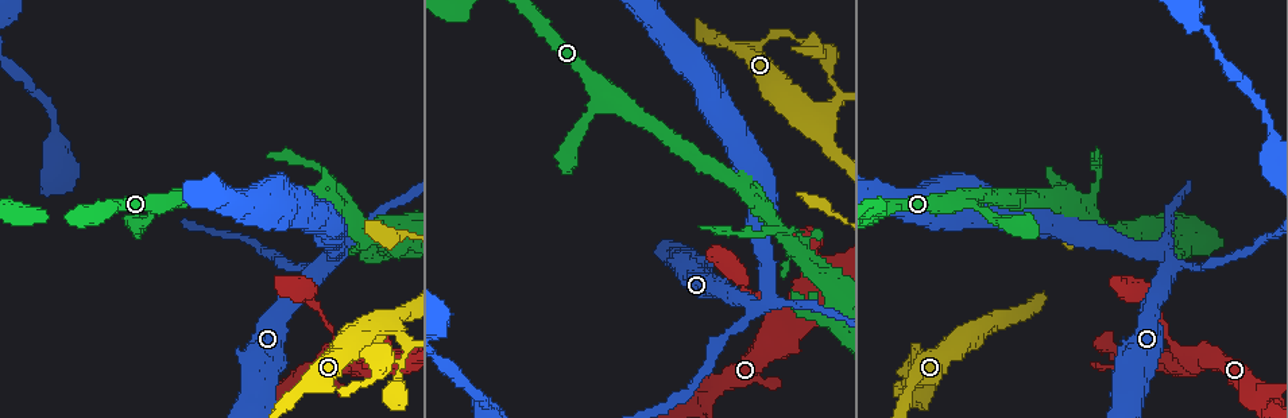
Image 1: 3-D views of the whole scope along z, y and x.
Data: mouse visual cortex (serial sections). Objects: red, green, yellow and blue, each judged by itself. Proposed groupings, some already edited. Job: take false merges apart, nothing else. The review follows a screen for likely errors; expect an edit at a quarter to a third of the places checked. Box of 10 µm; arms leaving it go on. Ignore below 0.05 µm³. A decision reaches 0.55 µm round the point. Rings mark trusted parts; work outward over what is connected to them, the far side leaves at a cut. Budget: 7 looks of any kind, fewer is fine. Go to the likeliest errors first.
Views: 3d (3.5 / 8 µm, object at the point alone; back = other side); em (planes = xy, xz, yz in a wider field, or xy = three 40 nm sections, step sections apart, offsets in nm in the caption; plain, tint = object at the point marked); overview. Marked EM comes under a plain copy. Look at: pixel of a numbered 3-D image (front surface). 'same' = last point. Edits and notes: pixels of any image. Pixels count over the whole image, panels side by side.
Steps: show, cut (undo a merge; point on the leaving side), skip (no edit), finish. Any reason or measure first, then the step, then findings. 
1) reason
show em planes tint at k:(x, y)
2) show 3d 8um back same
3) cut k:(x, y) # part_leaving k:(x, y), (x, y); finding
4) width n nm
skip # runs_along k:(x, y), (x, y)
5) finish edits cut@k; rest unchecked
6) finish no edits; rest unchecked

thin arm on a thick one
show 3d 8um at 1:(1196, 356)

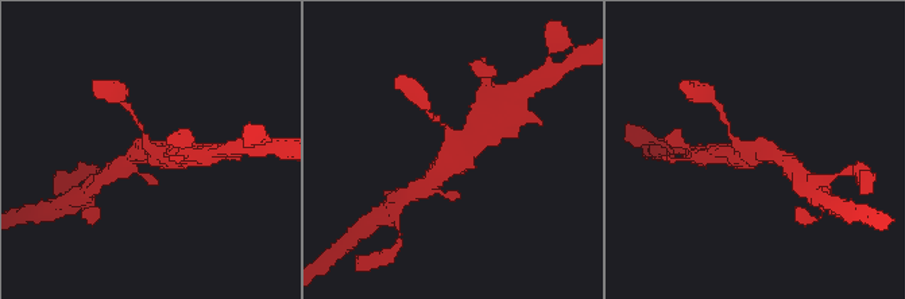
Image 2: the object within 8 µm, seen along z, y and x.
show 3d 3.5um same

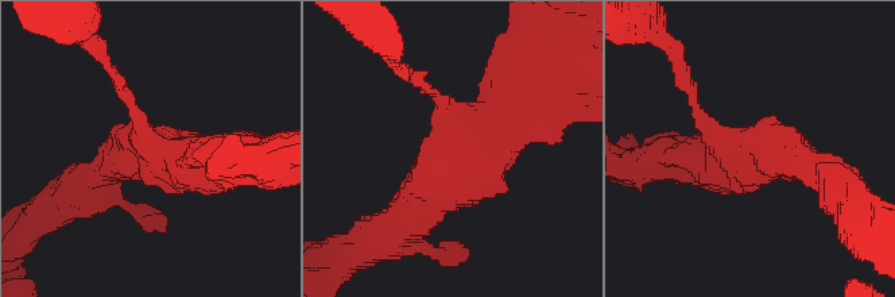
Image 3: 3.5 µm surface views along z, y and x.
now the EM
show em xy step 1 tint at 3:(157, 147)

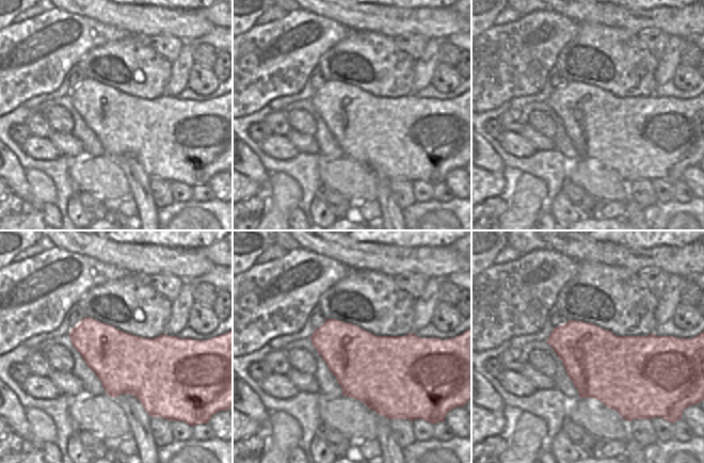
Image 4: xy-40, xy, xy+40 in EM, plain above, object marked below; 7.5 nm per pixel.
skip # runs_along 3:(407, 218), (457, 151), (527, 100); one cell here

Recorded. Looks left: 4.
four or more arms meet
show 3d 3.5um at 1:(321, 264)

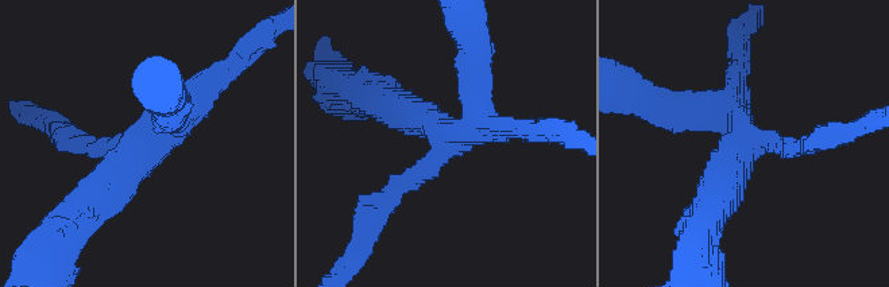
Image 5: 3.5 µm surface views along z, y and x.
arms 4; arm_widths 250, 250, 400, 450 nm
show em xy step 5 tint at 5:(742, 145)

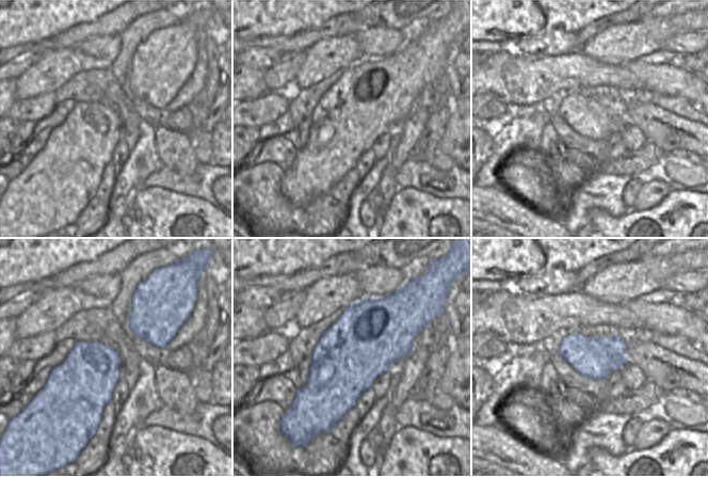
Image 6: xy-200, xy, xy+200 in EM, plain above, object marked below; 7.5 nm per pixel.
skip # runs_along 5:(85, 209), (177, 113), (173, 109); one cell here

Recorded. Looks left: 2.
two arms in line, one across
show 3d 3.5um back at 1:(338, 205)

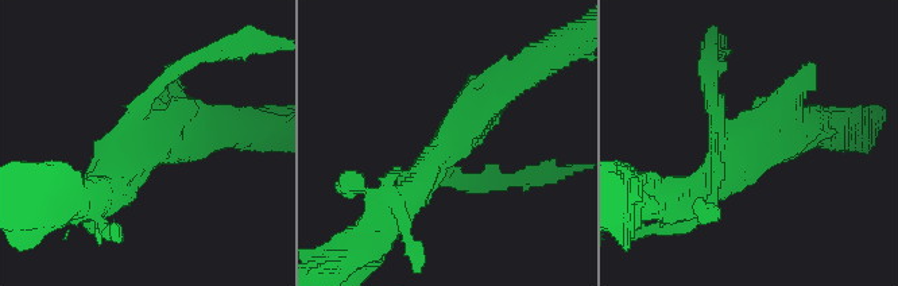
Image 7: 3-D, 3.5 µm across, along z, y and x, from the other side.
shape alone is not enough
show em xy step 1 tint at 7:(748, 149)

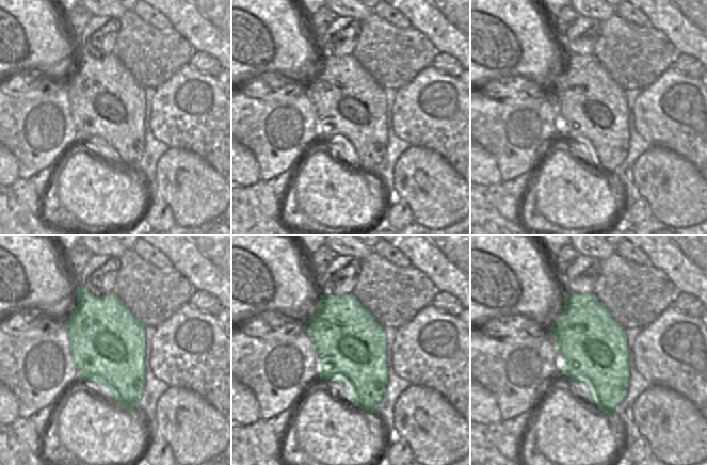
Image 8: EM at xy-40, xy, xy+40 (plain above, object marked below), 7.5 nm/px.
cut 7:(704, 77) # two cells meet here

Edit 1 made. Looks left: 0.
finish edits cut@7; rest unchecked

